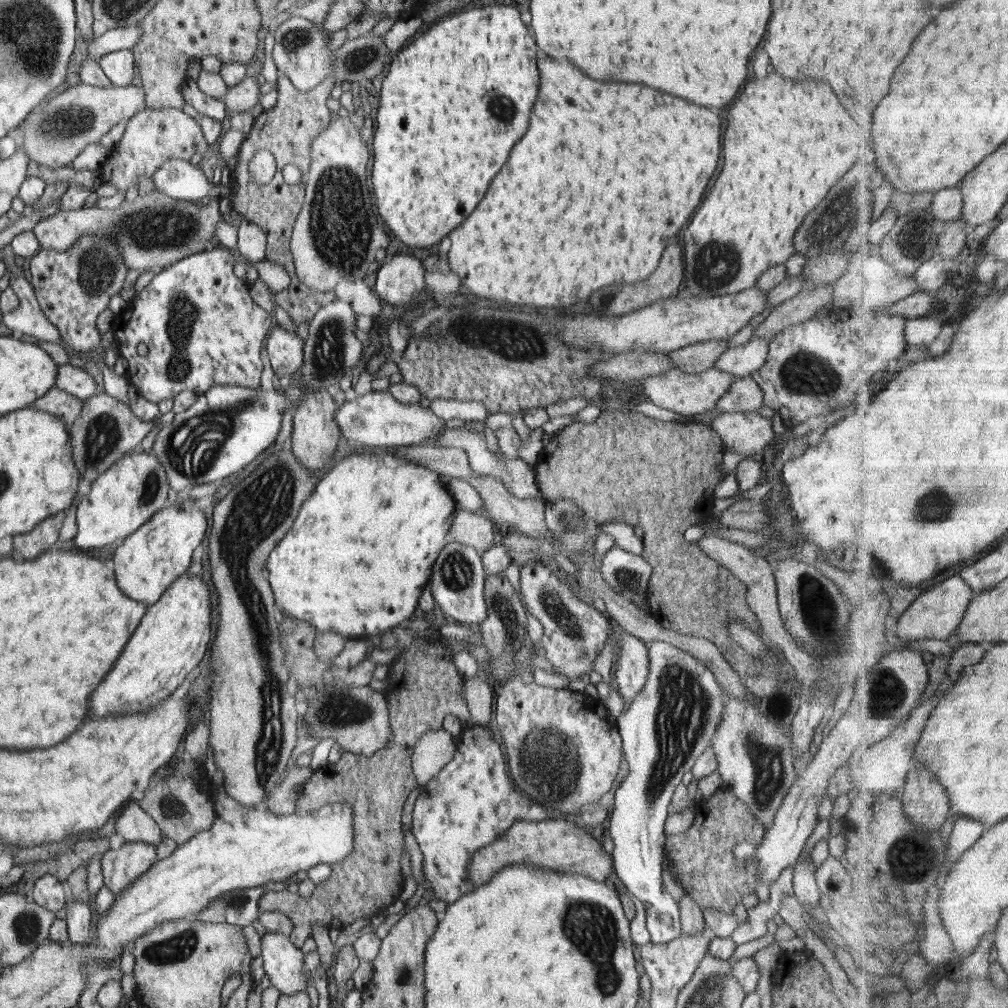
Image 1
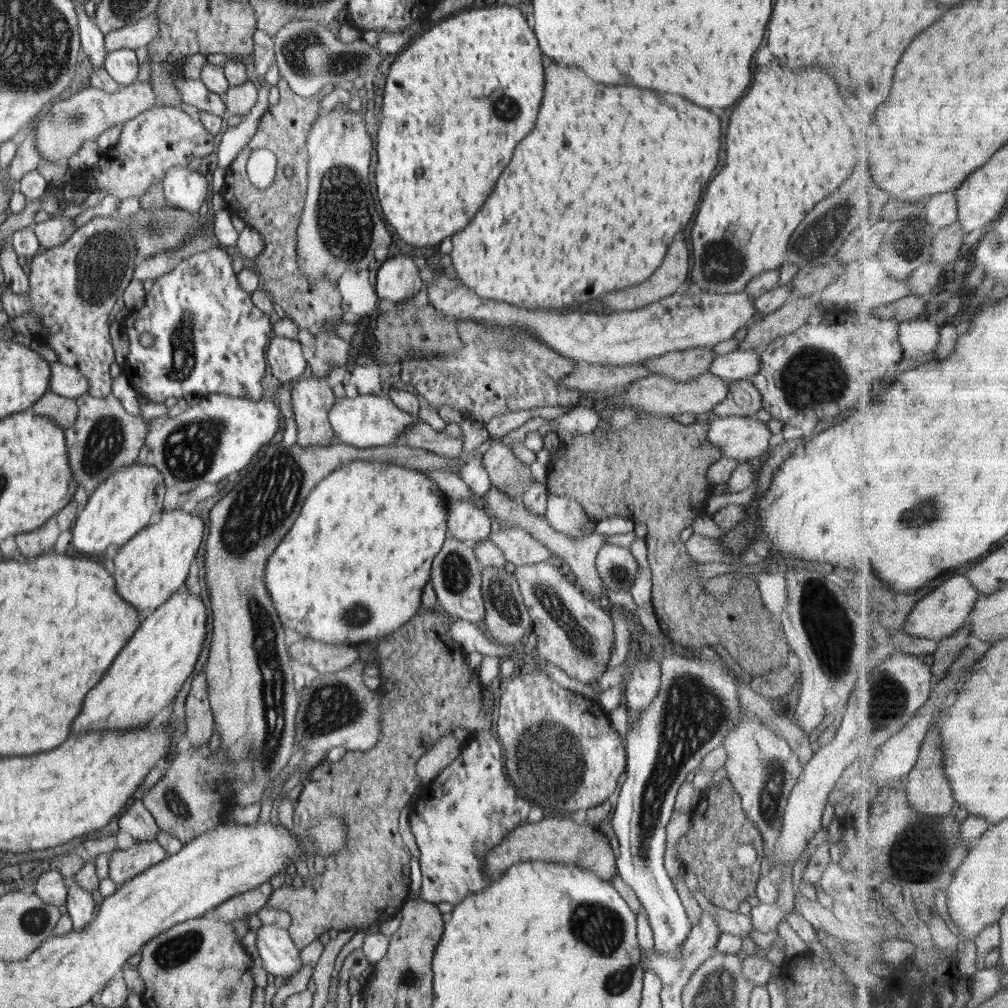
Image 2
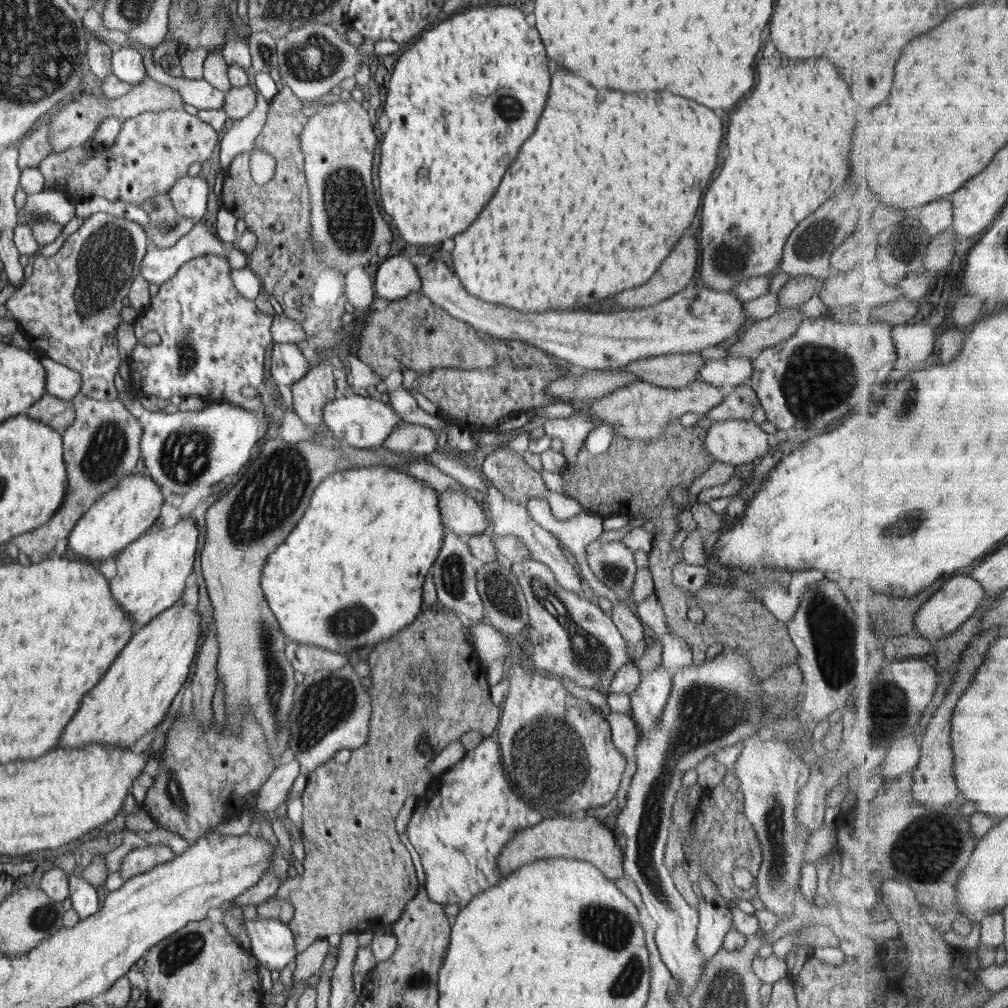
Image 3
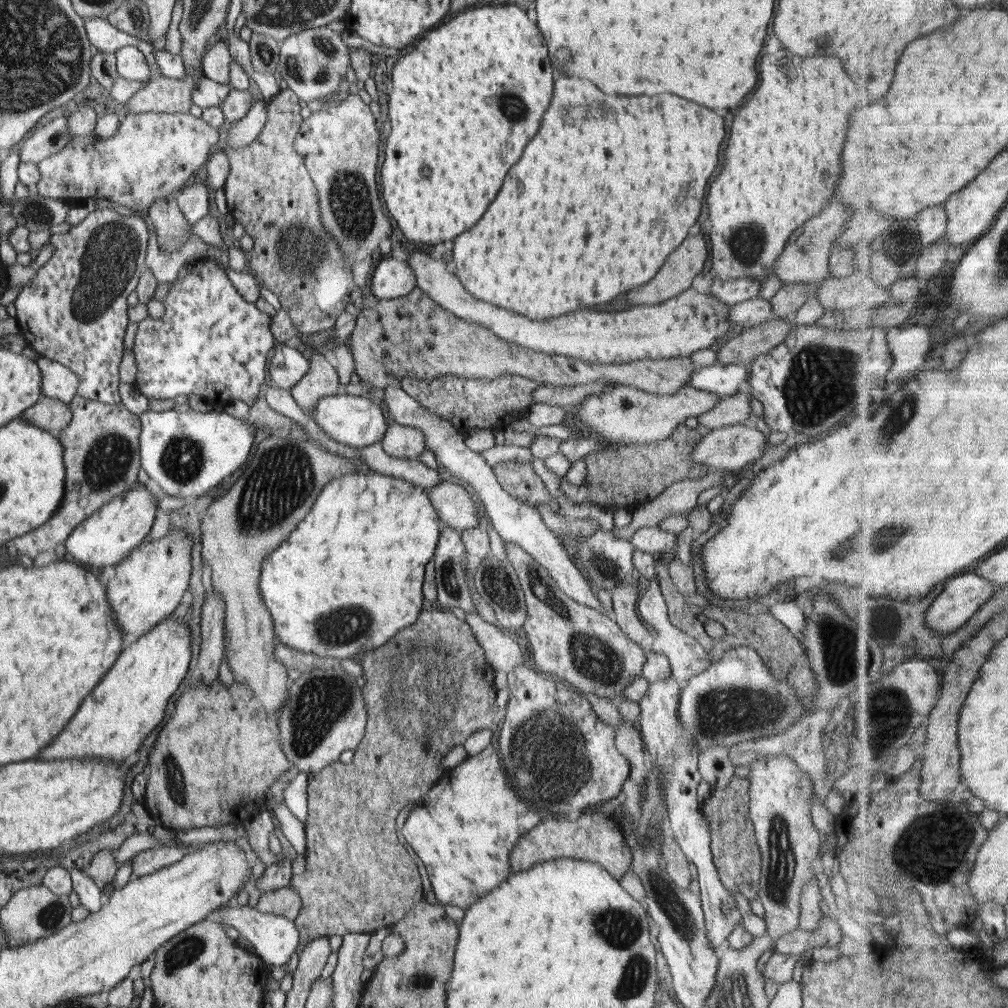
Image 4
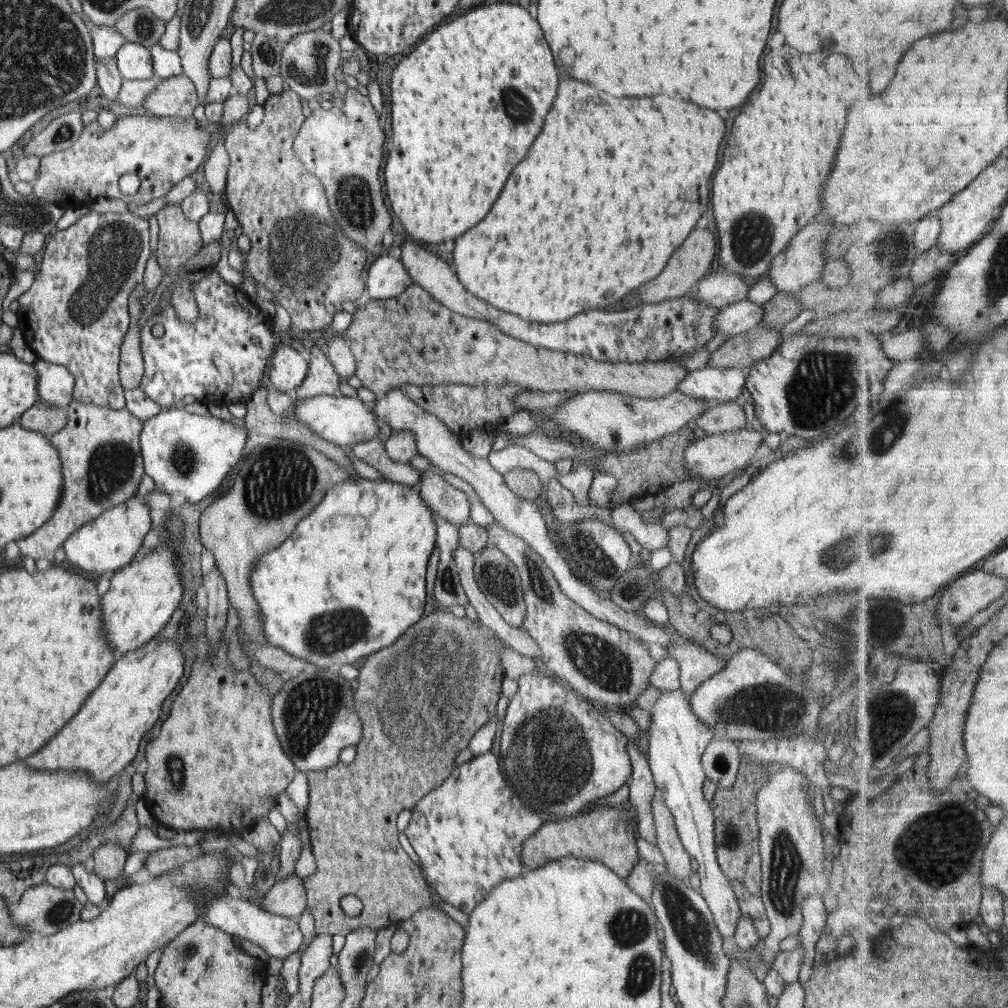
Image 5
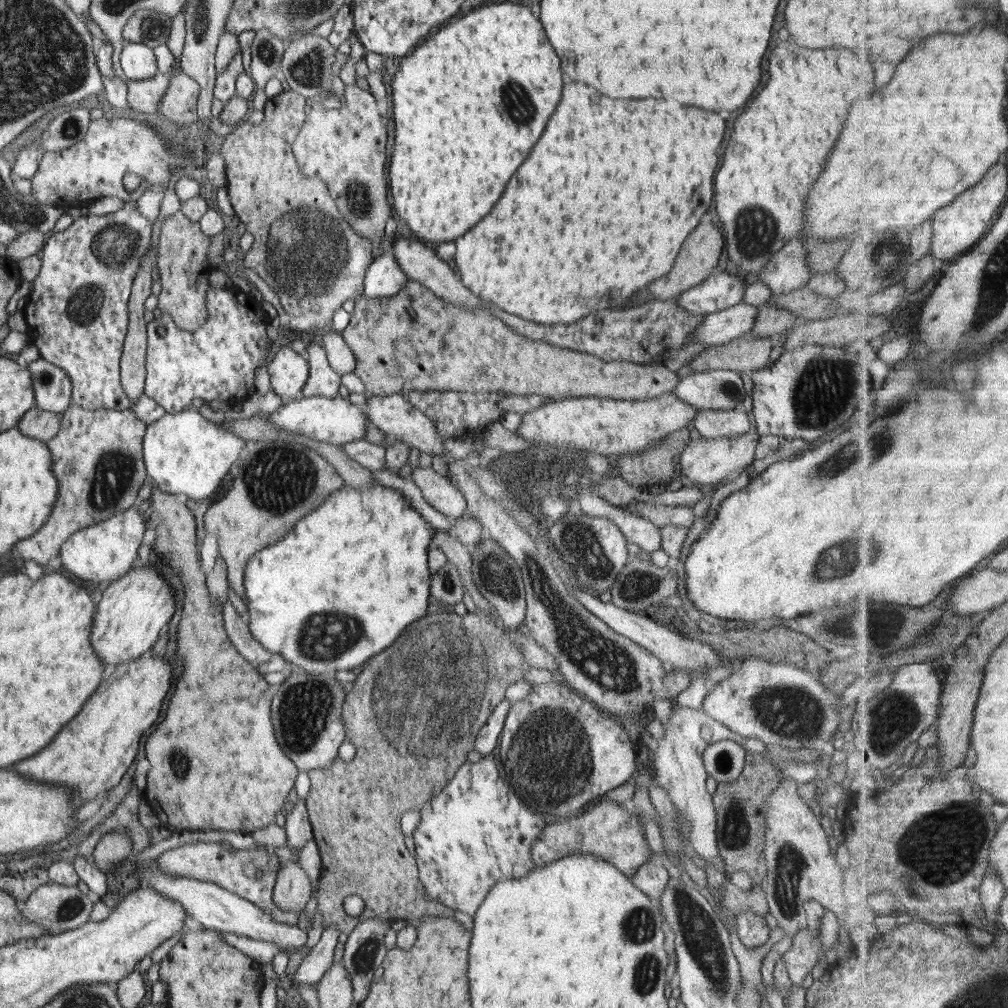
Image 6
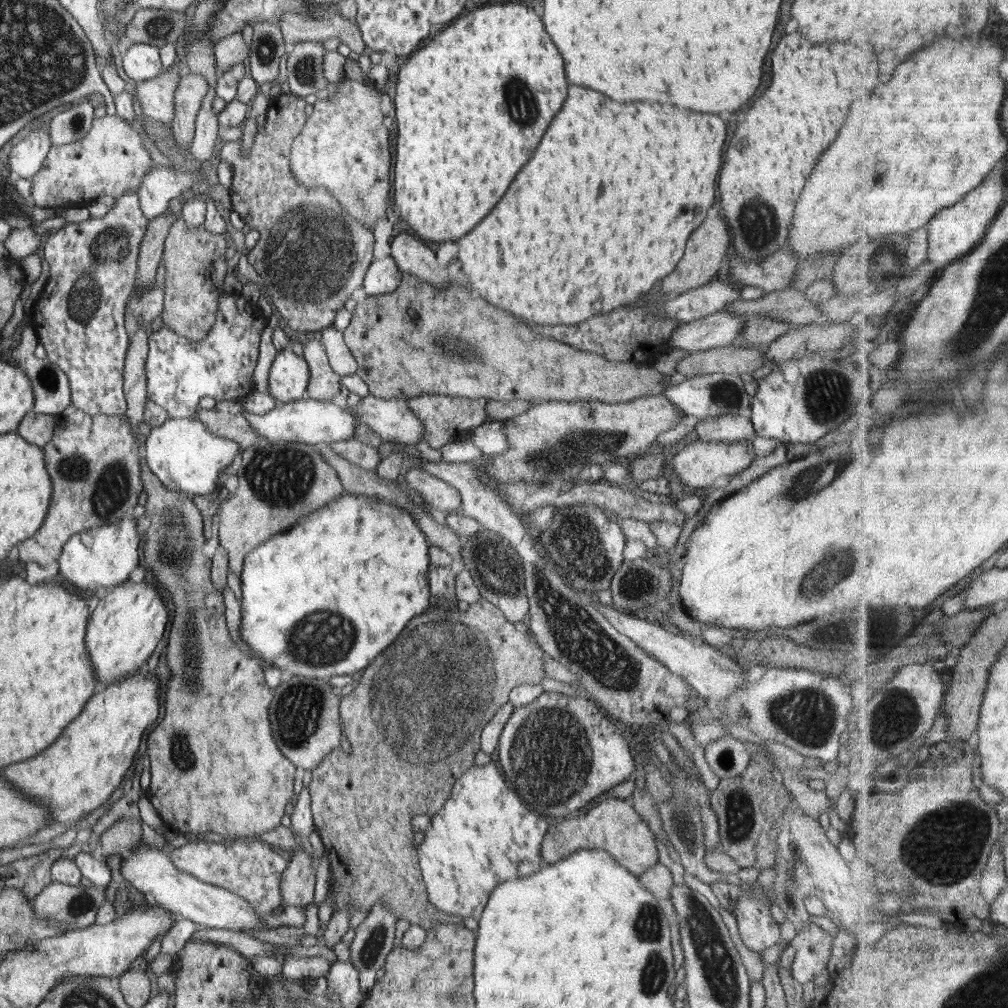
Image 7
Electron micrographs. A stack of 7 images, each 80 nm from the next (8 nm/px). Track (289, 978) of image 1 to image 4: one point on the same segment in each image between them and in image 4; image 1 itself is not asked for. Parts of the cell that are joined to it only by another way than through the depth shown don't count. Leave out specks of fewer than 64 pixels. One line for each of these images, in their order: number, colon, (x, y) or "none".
2: (280, 957)
3: (272, 942)
4: (275, 938)

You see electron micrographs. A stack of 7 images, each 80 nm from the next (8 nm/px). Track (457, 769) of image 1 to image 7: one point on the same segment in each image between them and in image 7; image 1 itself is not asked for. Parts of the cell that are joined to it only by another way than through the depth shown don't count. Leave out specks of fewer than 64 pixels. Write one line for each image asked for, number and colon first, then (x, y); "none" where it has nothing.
2: (470, 806)
3: (458, 834)
4: (464, 838)
5: (469, 833)
6: (476, 832)
7: (485, 835)

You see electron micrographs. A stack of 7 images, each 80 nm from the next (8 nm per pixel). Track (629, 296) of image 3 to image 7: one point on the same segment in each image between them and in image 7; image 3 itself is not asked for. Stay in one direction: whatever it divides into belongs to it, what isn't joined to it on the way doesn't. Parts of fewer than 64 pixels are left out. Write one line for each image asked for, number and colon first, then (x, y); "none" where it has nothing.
4: (678, 273)
5: (693, 261)
6: (699, 256)
7: (706, 250)

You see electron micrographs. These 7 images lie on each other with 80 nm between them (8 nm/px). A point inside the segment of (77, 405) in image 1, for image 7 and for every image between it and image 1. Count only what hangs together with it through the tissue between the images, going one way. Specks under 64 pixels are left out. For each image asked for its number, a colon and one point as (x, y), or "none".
2: (63, 411)
3: (57, 413)
4: (49, 414)
5: (47, 419)
6: (36, 423)
7: (37, 429)

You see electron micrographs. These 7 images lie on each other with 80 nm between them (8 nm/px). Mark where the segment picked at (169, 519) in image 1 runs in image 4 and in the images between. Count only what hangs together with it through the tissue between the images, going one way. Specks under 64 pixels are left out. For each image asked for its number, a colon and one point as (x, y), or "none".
2: (153, 565)
3: (151, 575)
4: (149, 583)

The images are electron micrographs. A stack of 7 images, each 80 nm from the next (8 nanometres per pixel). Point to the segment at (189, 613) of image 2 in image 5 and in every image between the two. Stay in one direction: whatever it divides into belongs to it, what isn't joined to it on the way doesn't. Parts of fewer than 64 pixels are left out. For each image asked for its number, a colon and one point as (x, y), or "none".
3: (134, 695)
4: (130, 701)
5: (102, 739)

